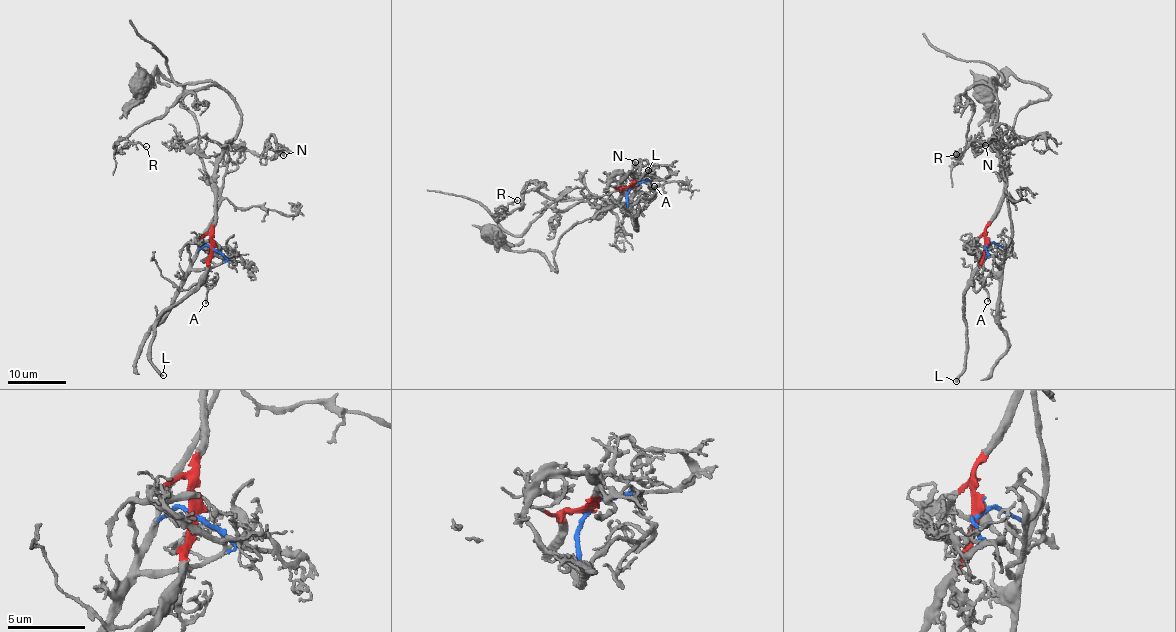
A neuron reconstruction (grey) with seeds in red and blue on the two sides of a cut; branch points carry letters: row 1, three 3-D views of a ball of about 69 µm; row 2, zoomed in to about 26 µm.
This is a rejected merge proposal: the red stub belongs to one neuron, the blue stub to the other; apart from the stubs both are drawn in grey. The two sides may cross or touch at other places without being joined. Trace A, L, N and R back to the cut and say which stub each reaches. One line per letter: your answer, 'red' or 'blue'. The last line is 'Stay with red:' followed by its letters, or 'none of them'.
A: red
L: red
N: red
R: red
Stay with red: A, L, N, R

